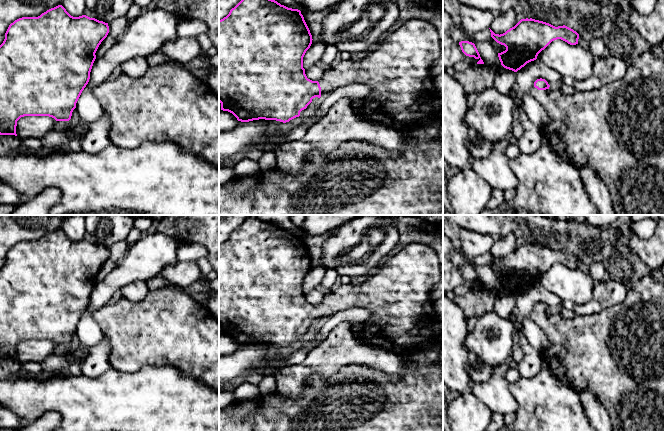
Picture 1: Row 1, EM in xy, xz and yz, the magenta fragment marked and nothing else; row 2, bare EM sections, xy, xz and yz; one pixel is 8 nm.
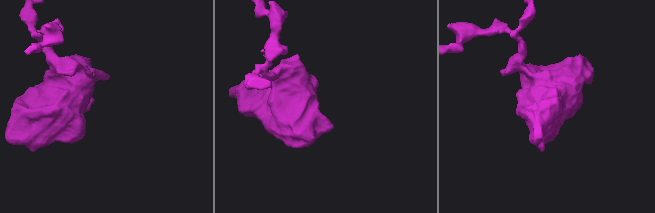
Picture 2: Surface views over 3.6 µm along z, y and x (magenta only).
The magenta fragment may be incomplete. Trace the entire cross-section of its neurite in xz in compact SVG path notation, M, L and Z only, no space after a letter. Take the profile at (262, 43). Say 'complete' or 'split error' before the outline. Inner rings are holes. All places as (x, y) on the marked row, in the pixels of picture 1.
split error; M241 0L229 14L219 20L219 102L221 110L232 113L238 121L249 122L265 119L276 120L283 123L299 117L300 112L307 108L315 97L323 97L340 86L350 84L363 84L370 88L370 93L362 98L362 113L360 119L372 121L376 124L395 129L407 137L416 140L415 143L406 144L401 150L386 150L366 142L347 142L340 148L329 154L322 154L313 150L307 156L306 165L301 173L284 173L277 168L271 170L258 170L255 174L247 177L233 177L228 183L219 185L219 215L443 215L443 120L442 111L421 112L423 104L432 102L438 95L434 77L431 75L432 66L443 55L441 50L441 37L437 28L424 20L411 19L400 26L396 31L387 34L373 48L367 51L367 55L360 61L341 60L336 66L325 70L319 81L307 78L303 68L303 57L312 44L312 35L304 20L301 11L288 8L275 0Z

